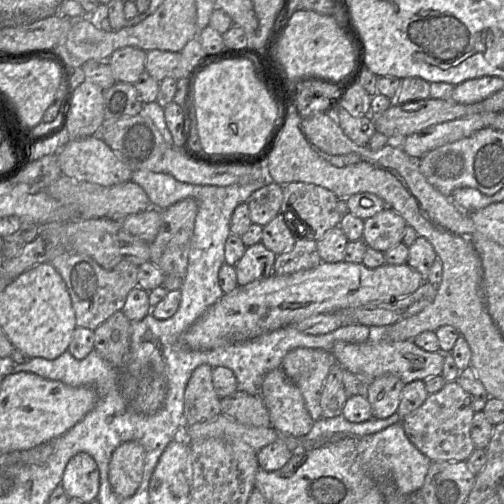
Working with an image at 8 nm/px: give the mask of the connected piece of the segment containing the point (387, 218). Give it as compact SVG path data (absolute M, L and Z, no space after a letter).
M386 207L364 220L362 240L367 247L384 253L402 242L406 226L401 215Z

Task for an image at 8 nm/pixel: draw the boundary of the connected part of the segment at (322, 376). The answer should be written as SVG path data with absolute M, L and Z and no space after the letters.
M298 347L283 358L281 368L299 388L305 407L314 421L321 418L320 397L331 367L336 363L332 351Z

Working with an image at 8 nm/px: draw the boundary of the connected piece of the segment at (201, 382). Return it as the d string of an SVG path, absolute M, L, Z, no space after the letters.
M202 364L191 374L184 393L184 428L222 413L221 398L212 382L212 370L210 365Z

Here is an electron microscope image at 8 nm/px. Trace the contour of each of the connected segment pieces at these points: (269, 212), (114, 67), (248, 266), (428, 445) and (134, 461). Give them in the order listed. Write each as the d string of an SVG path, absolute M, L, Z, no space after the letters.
M274 181L256 190L247 201L251 222L262 227L268 224L280 212L282 201L283 186Z
M127 46L115 50L106 61L116 82L135 84L145 71L146 52Z
M261 242L246 247L244 255L234 266L238 286L246 286L272 275L276 256Z
M456 380L429 394L422 405L401 419L401 424L409 441L431 461L466 461L476 448L471 438L474 414L469 394Z
M126 441L112 453L109 482L120 498L129 498L138 490L145 465L145 450L138 441Z

